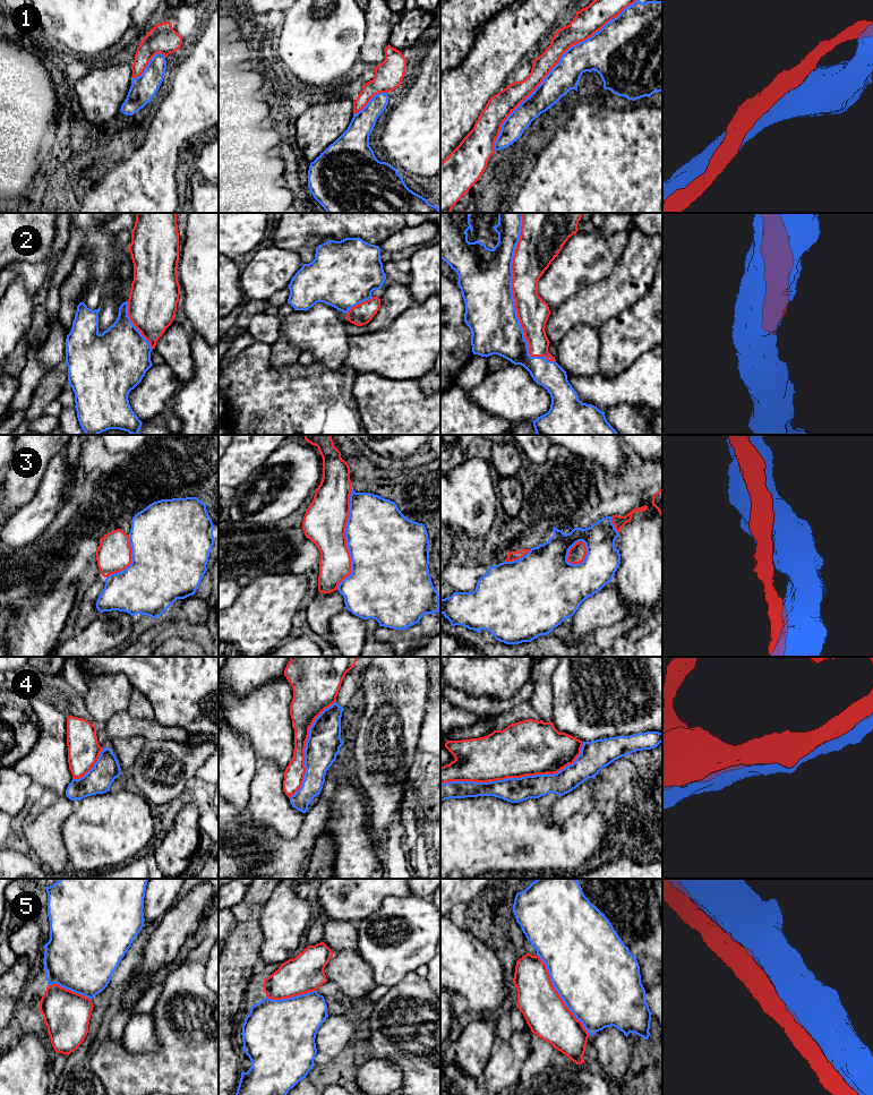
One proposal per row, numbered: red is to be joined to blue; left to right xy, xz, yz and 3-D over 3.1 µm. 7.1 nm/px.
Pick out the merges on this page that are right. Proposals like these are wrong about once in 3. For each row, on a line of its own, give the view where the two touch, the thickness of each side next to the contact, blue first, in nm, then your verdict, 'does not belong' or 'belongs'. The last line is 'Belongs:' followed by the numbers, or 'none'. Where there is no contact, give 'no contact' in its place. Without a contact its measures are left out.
1: meets blue in yz; 220 nm thick on the blue side, 150 nm on the other; does not belong
2: meets blue in yz; 380 nm thick on the blue side, 240 nm on the other; belongs
3: meets blue in xz; 480 nm thick on the blue side, 300 nm on the other; belongs
4: meets blue in yz; 180 nm thick on the blue side, 400 nm on the other; does not belong
5: meets blue in yz; 500 nm thick on the blue side, 300 nm on the other; belongs
Belongs: 2, 3, 5

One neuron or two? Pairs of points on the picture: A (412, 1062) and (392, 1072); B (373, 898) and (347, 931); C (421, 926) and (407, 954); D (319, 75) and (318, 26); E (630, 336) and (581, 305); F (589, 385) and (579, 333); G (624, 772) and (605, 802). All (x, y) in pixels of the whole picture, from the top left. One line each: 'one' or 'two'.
A: two
B: two
C: one
D: one
E: two
F: two
G: one

